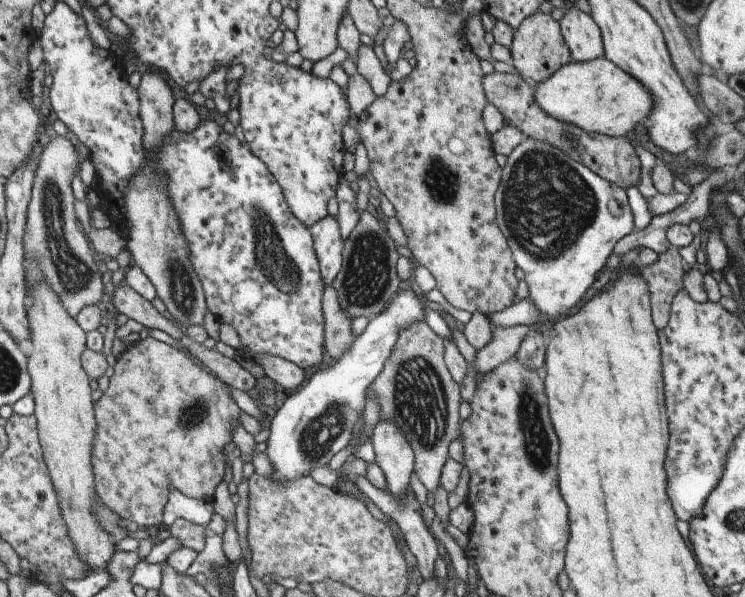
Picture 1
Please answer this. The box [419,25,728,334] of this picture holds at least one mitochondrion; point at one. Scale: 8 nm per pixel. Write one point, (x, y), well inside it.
(547, 204)

